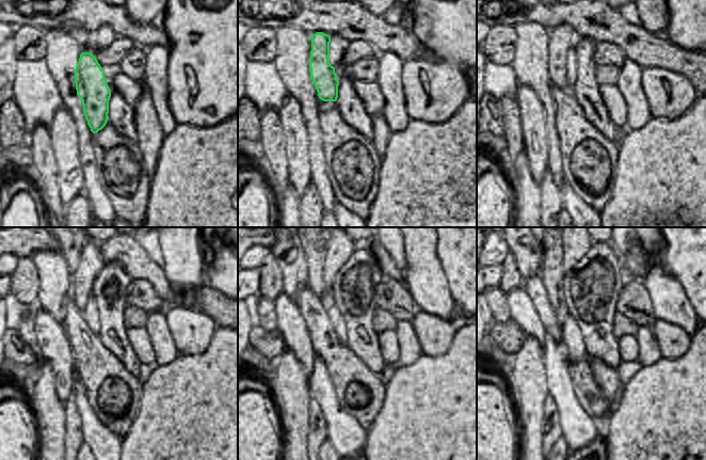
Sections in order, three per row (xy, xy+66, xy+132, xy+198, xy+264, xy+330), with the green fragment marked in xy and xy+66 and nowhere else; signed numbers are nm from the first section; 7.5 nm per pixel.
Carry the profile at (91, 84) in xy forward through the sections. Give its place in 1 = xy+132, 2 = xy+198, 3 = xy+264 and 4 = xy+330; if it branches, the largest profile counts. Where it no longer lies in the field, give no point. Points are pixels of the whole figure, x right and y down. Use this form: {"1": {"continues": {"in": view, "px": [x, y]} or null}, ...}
{"1": {"continues": {"in": "xy+132", "px": [562, 38]}}, "2": {"continues": {"in": "xy+198", "px": [93, 263]}}, "3": {"continues": {"in": "xy+264", "px": [340, 249]}}, "4": {"continues": {"in": "xy+330", "px": [575, 249]}}}

